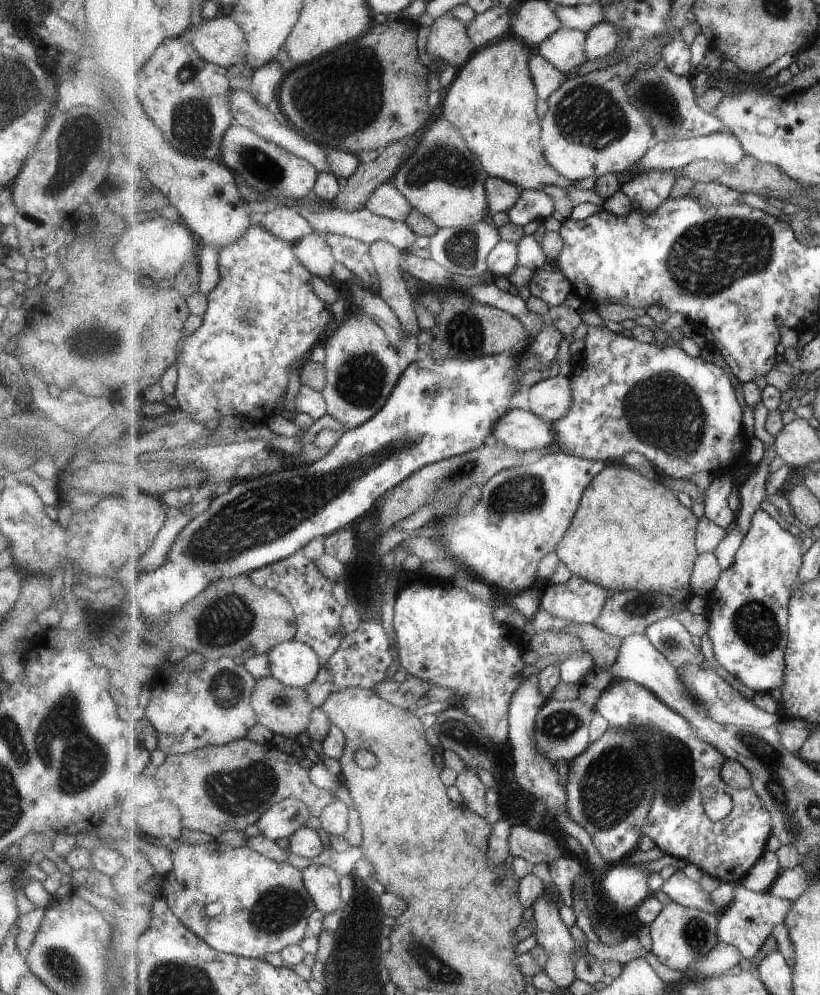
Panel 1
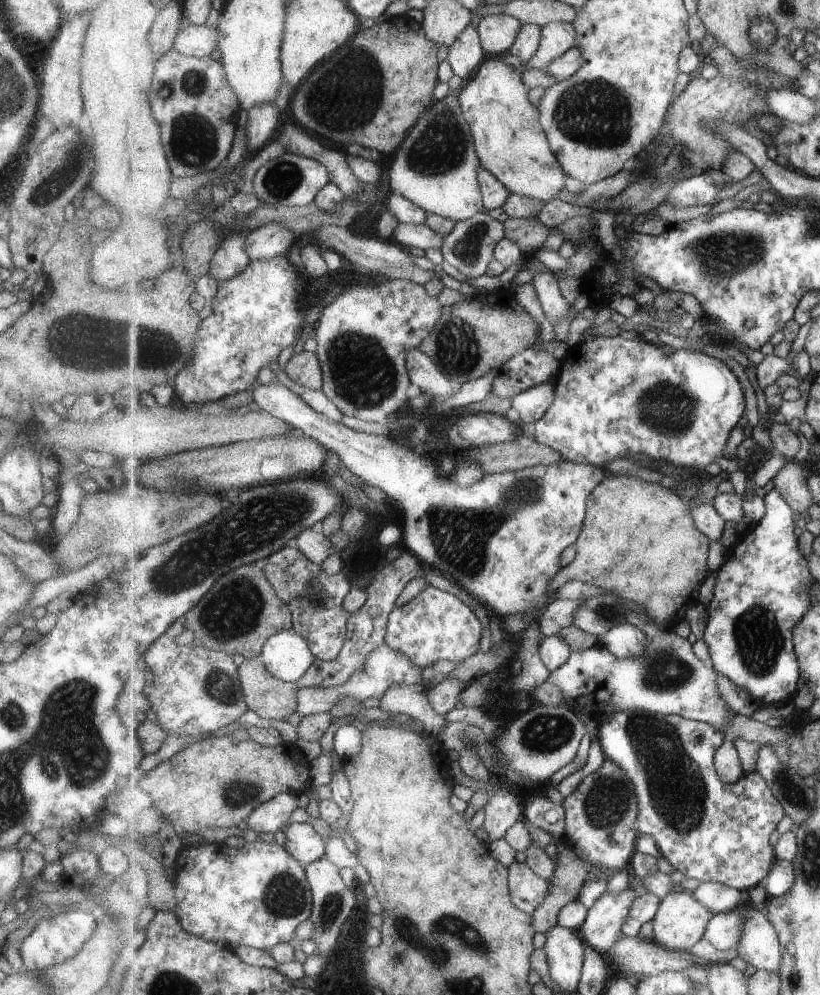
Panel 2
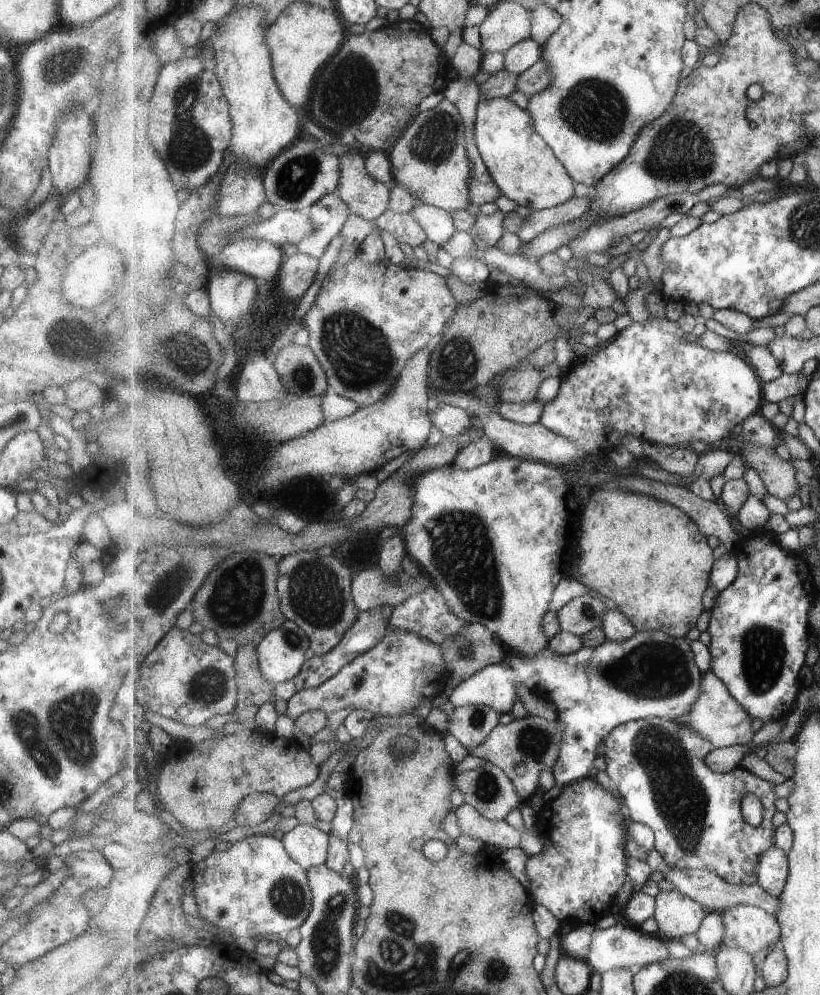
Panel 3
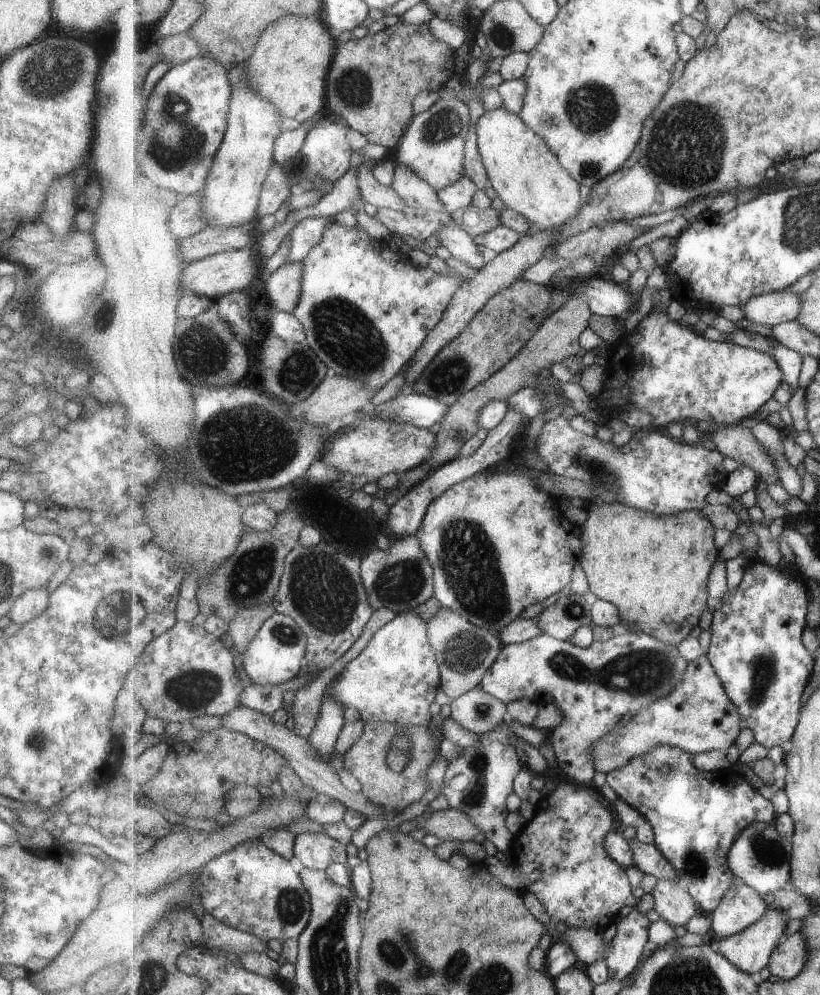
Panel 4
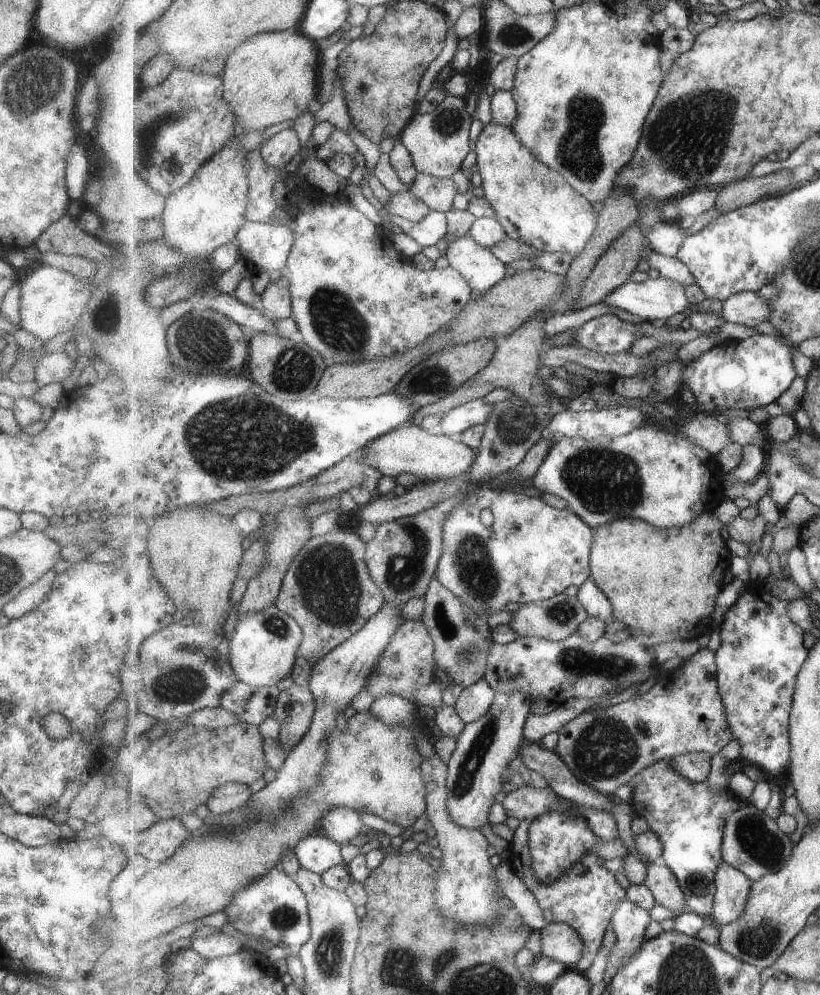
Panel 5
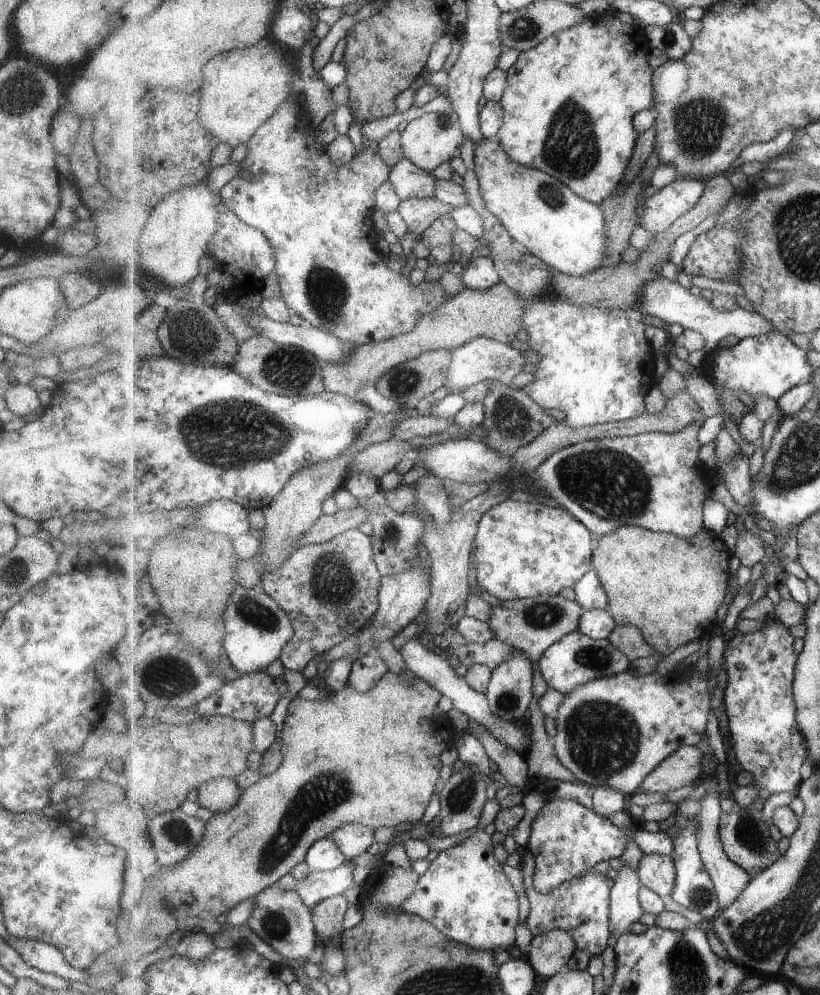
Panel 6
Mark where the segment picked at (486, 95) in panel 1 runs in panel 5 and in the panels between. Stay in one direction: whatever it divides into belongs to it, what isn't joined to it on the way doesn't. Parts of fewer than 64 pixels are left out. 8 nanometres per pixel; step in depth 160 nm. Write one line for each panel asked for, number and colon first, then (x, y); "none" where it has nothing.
2: (510, 141)
3: (525, 167)
4: (526, 174)
5: (536, 205)

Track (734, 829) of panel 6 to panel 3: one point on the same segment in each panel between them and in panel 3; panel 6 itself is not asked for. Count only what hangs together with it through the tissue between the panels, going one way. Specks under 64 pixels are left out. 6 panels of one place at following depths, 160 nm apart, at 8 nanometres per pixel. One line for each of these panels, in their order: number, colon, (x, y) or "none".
3: (773, 868)
4: (760, 856)
5: (754, 843)

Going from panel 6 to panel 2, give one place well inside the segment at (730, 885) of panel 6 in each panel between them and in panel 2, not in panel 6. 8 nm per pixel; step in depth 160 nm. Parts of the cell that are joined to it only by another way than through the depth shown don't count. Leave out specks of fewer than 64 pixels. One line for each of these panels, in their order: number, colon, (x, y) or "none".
2: (760, 946)
3: (748, 927)
4: (742, 906)
5: (733, 888)

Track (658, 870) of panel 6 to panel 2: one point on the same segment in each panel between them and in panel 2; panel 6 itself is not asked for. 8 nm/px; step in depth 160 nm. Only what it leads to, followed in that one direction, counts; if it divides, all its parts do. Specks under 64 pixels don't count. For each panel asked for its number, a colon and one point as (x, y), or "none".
2: (681, 921)
3: (676, 915)
4: (673, 902)
5: (666, 888)

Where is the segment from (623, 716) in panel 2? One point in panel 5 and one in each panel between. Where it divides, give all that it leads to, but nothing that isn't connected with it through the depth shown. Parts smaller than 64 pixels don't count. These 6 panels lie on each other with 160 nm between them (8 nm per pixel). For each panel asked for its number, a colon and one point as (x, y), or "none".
3: (660, 767)
4: (697, 815)
5: (690, 819)

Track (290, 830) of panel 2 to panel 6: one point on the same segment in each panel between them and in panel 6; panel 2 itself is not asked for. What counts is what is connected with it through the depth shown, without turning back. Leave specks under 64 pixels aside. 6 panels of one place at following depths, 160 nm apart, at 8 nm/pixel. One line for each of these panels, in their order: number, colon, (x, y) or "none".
3: (308, 845)
4: (316, 851)
5: (316, 853)
6: (325, 855)

